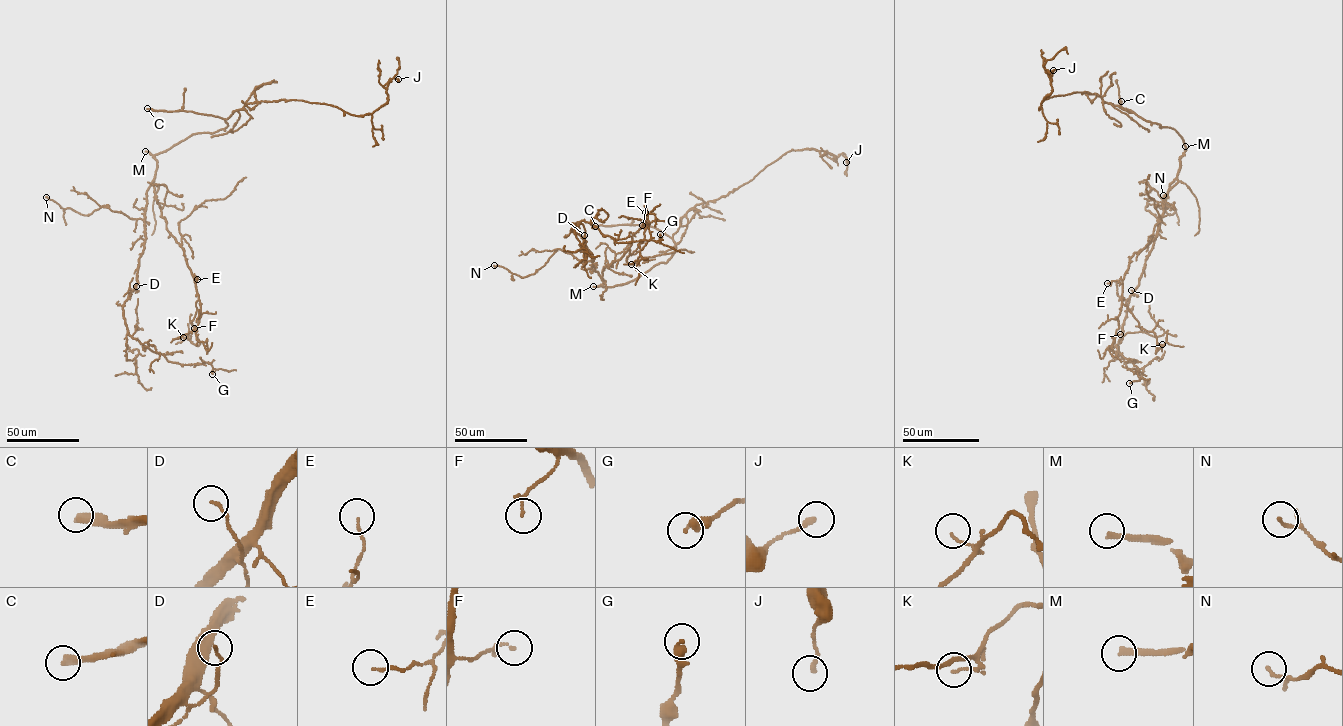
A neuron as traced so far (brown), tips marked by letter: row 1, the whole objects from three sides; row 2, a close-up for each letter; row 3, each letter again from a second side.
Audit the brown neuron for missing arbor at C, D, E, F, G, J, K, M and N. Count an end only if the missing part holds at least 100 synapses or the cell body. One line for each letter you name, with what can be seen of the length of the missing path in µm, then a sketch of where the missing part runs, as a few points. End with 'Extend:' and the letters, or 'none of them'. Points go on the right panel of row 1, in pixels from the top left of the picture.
C: 250 µm | (1121, 101), (1113, 113), (1100, 105), (1066, 113), (1048, 136), (1060, 136), (1060, 104), (1074, 88), (1067, 66)
M: 45 µm | (1185, 146), (1179, 126), (1179, 115), (1195, 106)
Extend: C, M

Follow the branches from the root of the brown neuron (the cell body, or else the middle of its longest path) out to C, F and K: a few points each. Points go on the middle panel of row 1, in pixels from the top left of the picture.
C: (623, 284), (666, 262), (674, 252), (675, 243), (650, 226), (595, 226)
F: (623, 284), (604, 287), (602, 271), (622, 256), (633, 234), (649, 223), (645, 221), (642, 225)
K: (623, 284), (604, 287), (602, 271), (646, 227), (638, 244), (647, 259), (631, 264)

